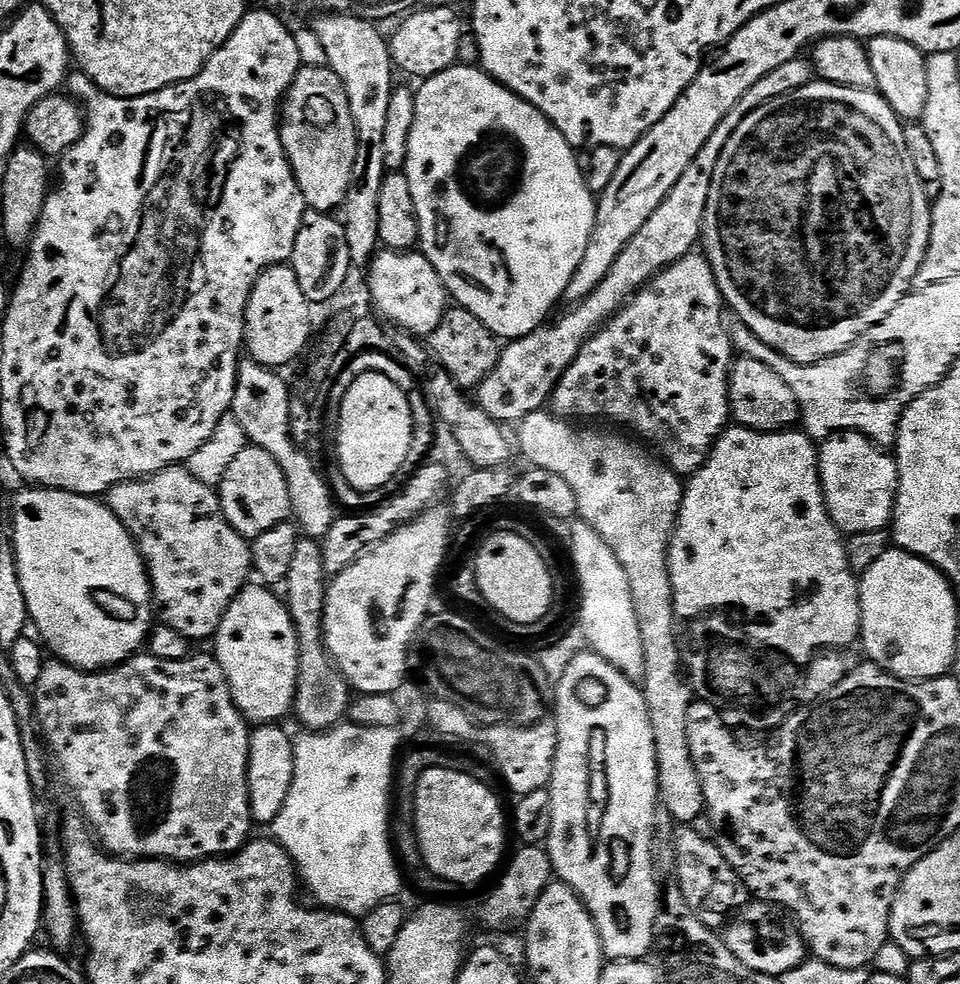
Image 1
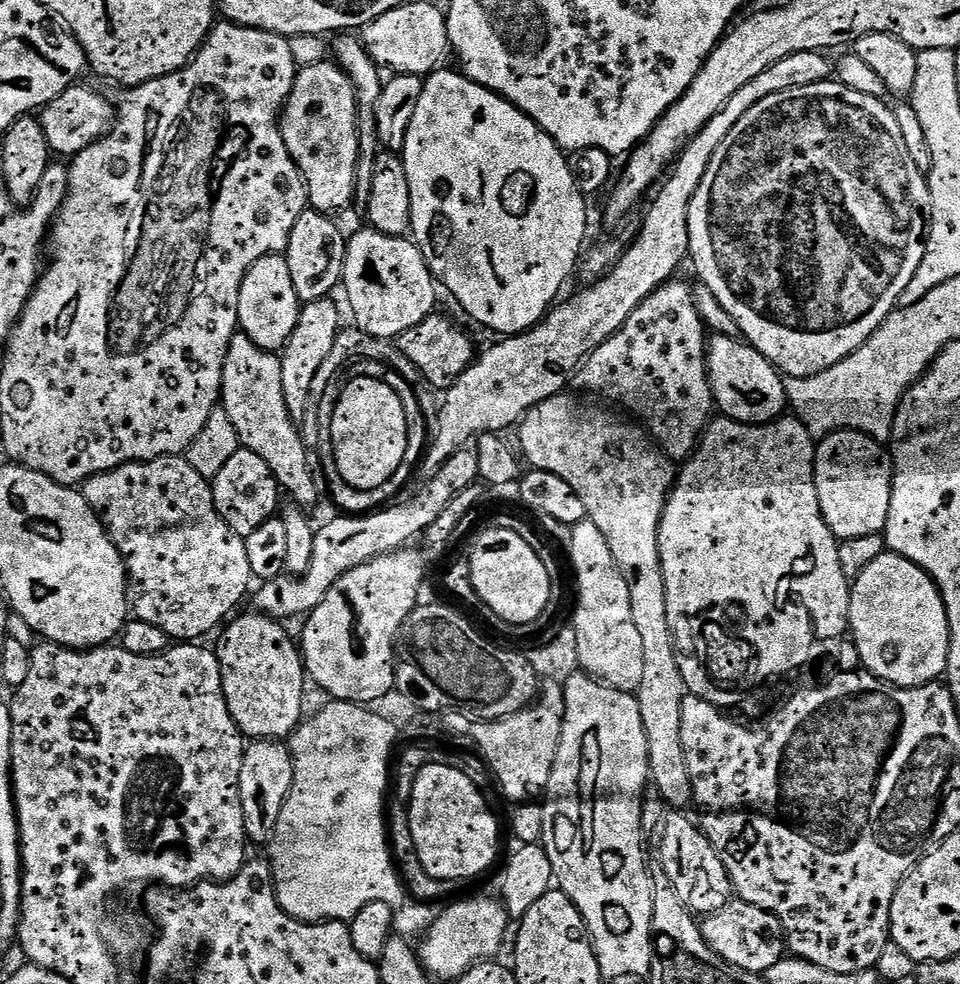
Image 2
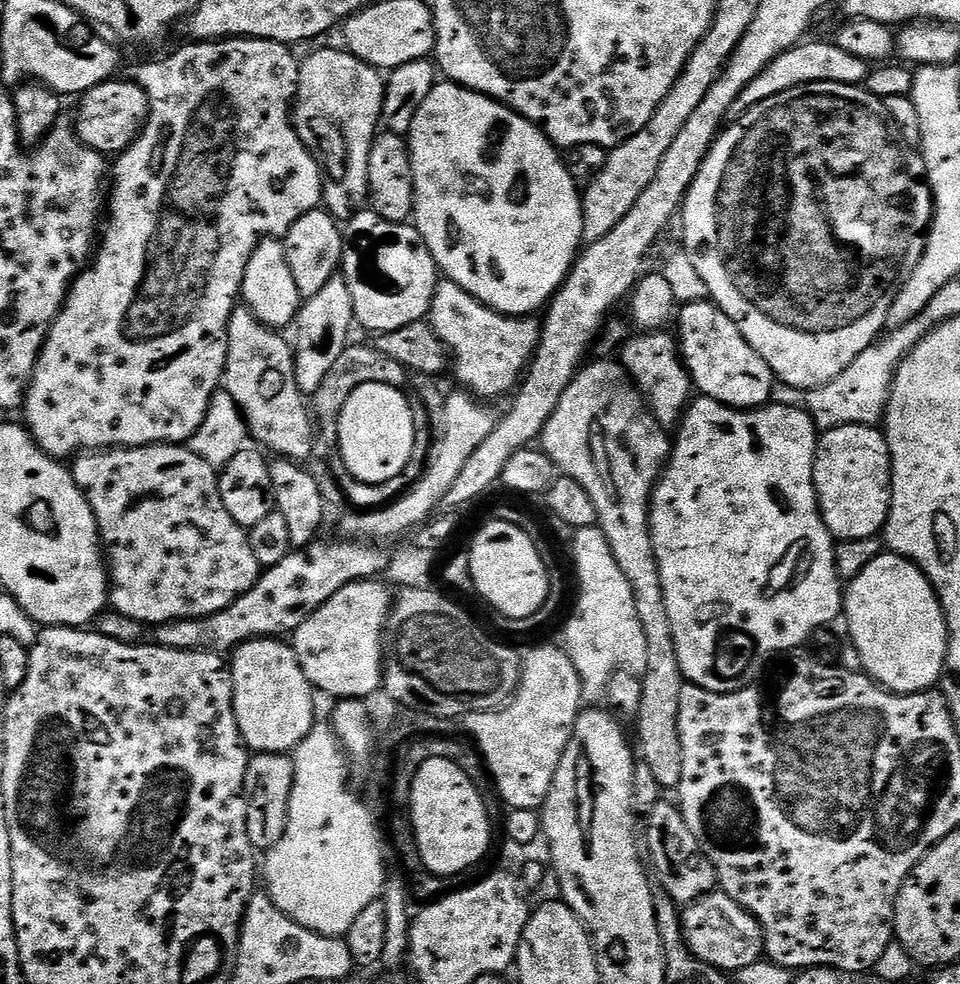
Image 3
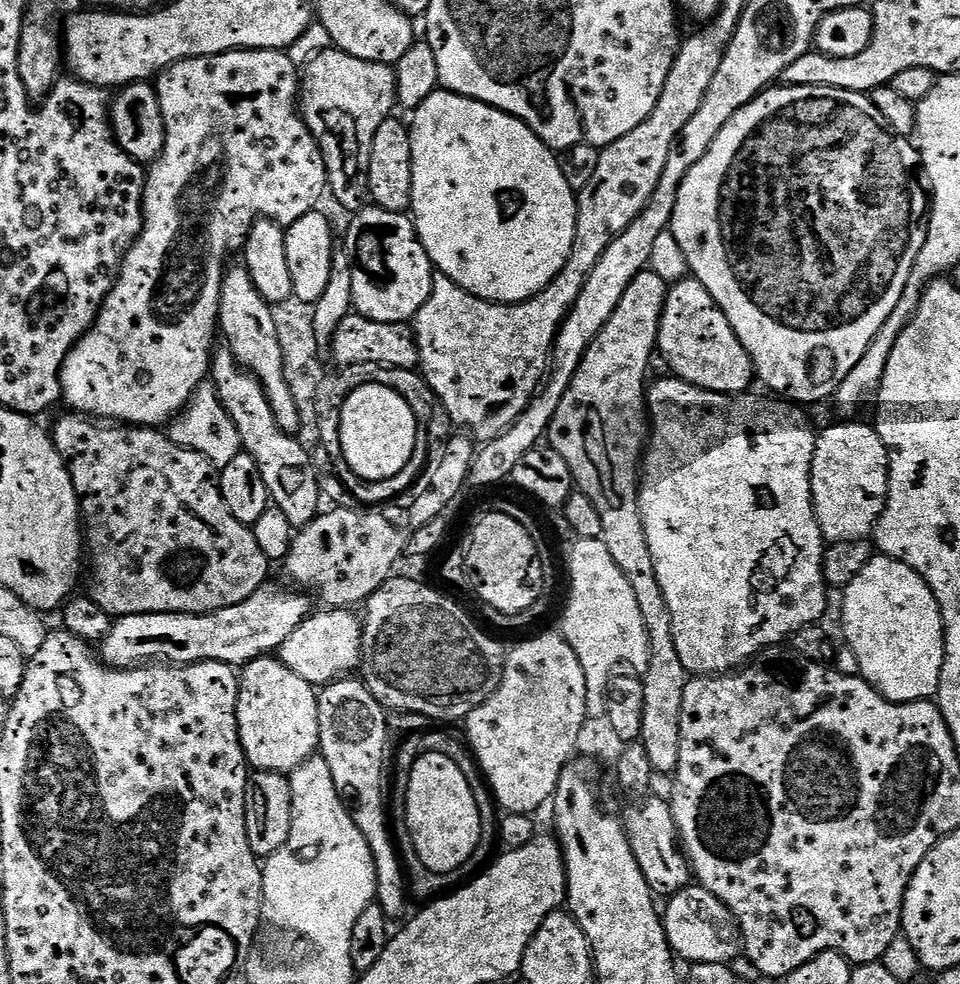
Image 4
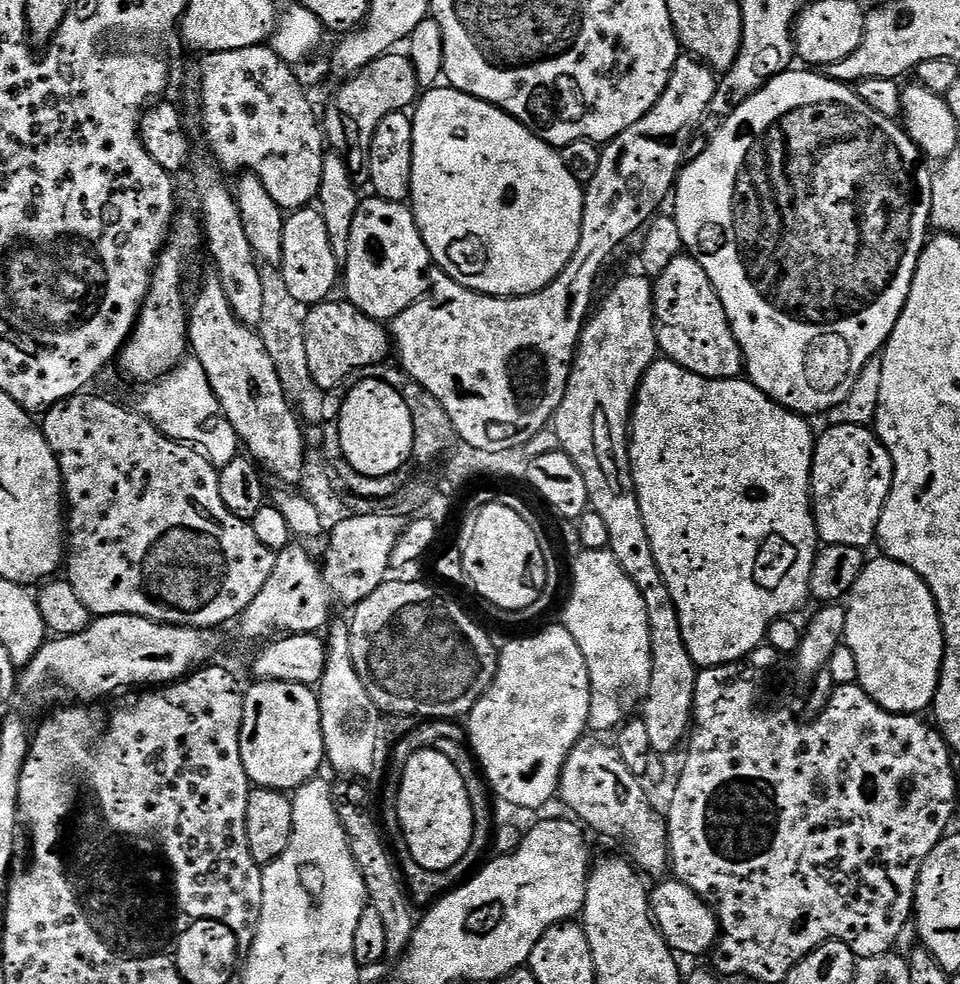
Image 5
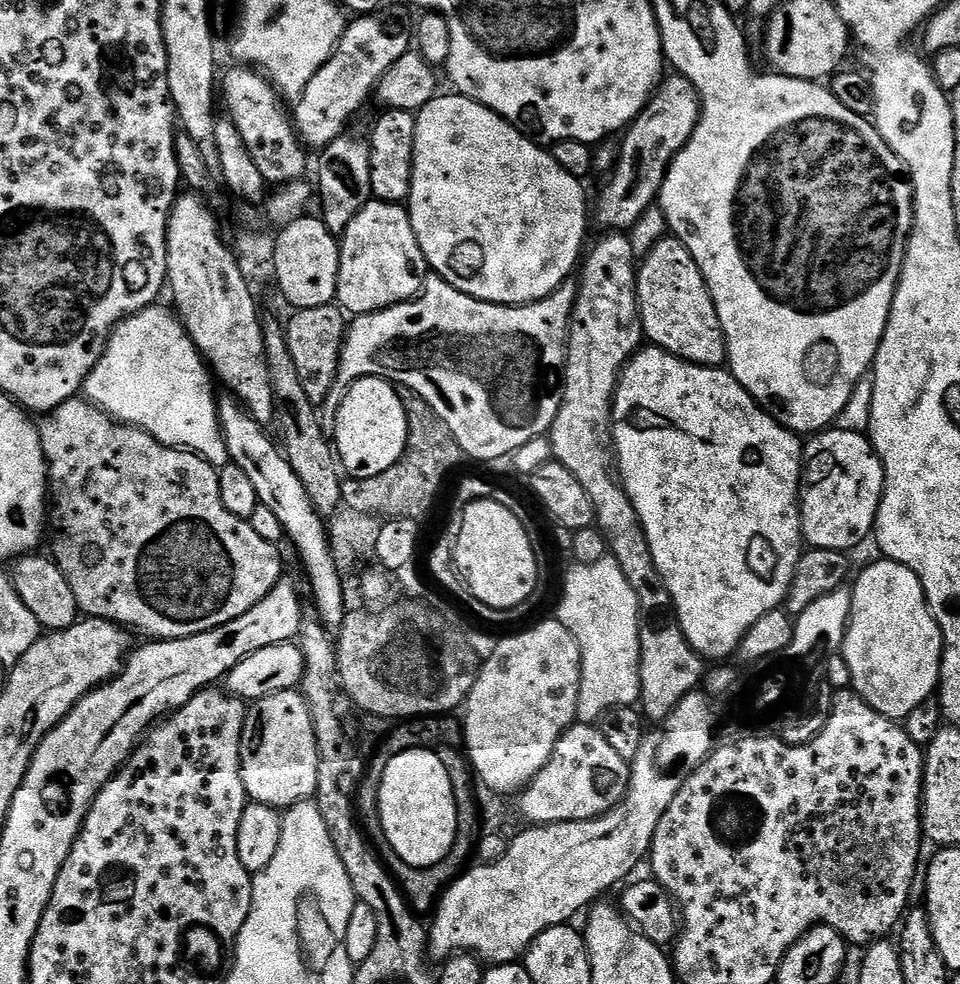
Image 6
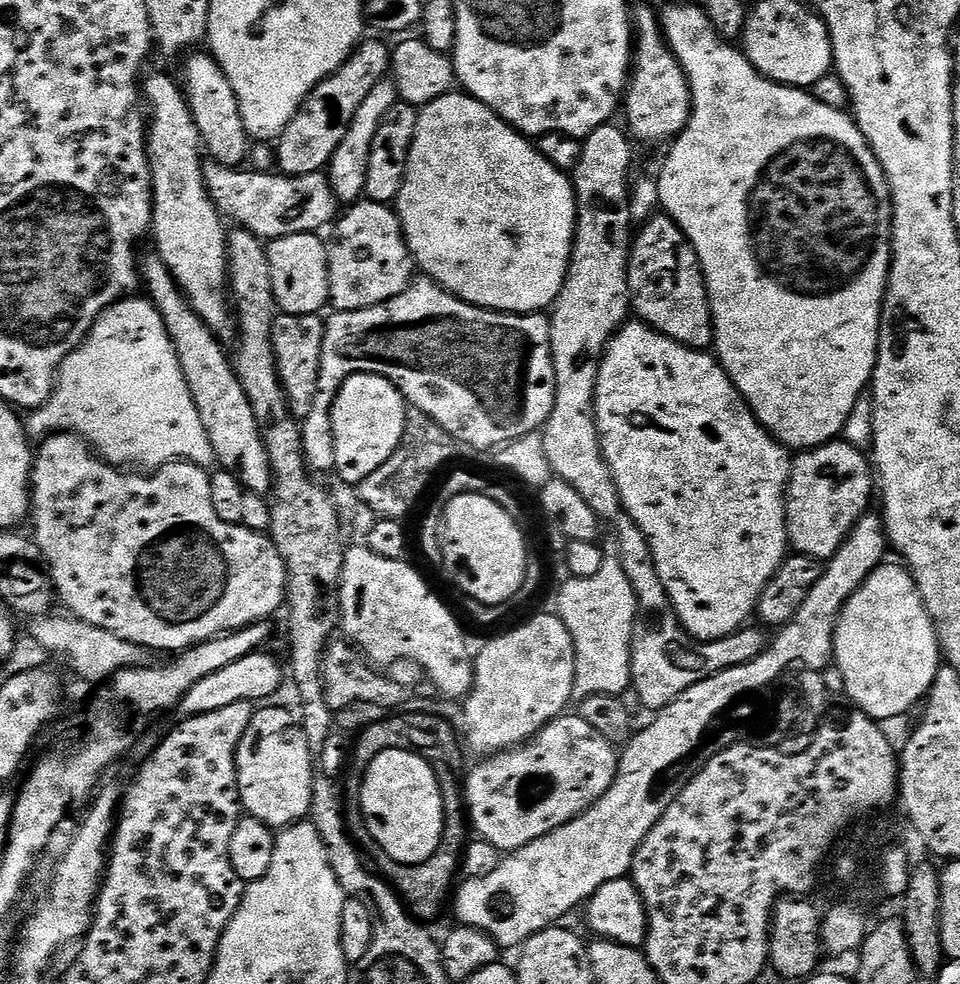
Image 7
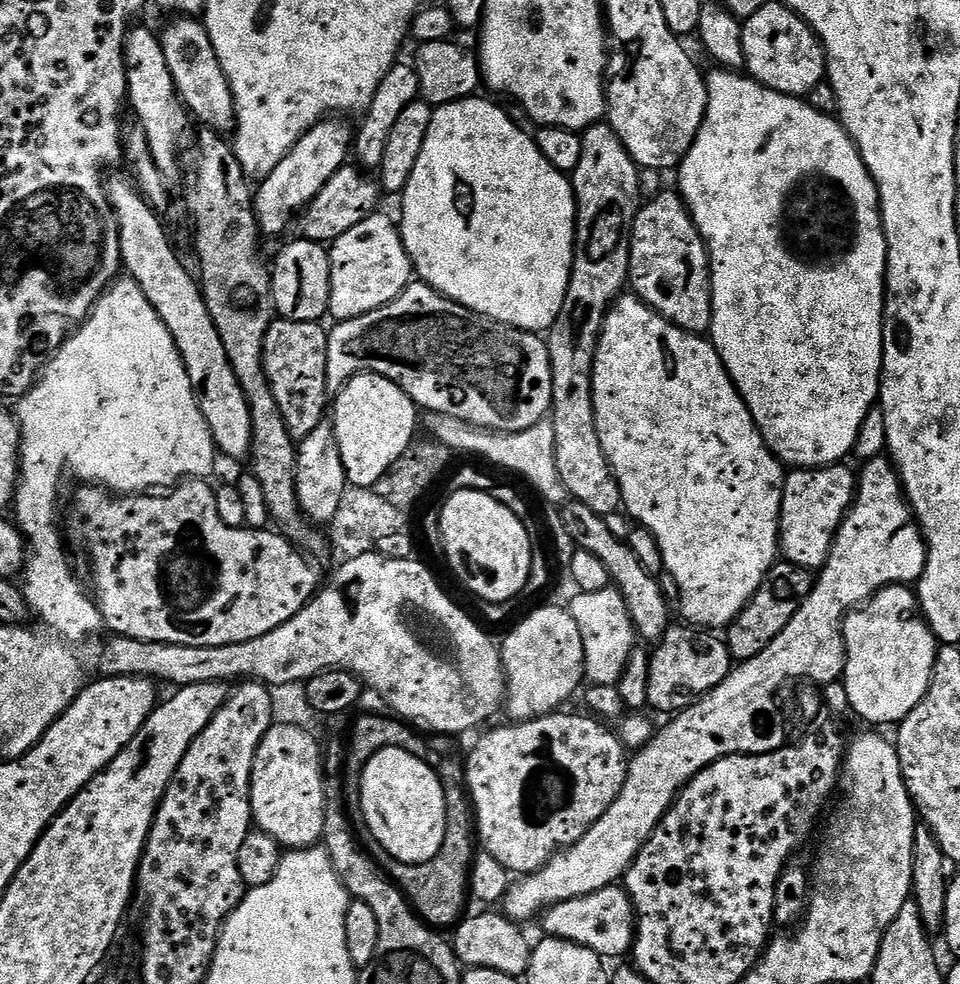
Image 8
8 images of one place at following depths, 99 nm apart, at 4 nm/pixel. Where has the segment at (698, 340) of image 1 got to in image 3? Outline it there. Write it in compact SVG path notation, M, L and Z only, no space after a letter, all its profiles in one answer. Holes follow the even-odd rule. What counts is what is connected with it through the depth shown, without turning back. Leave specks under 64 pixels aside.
M668 330L636 334L633 340L632 337L625 339L618 360L656 421L662 426L675 425L694 396L692 379L680 359L677 337L673 333L671 336Z

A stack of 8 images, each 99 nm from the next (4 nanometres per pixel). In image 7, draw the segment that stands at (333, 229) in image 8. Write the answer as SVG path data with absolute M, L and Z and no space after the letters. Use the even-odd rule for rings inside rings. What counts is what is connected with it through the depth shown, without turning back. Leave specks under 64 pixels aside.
M208 158L204 160L204 184L221 217L232 219L233 225L244 227L258 239L271 242L290 234L320 234L328 223L331 225L337 219L338 201L324 172L305 176L271 176L273 173L268 170L244 171L227 168L225 164Z

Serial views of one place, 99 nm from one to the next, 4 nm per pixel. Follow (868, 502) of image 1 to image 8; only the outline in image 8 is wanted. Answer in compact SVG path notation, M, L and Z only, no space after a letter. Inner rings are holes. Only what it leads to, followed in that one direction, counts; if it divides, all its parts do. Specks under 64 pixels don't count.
M841 462L825 468L798 468L785 475L779 551L787 563L819 570L828 561L836 531L840 529L840 523L848 515L852 501L856 498L858 476L848 466Z

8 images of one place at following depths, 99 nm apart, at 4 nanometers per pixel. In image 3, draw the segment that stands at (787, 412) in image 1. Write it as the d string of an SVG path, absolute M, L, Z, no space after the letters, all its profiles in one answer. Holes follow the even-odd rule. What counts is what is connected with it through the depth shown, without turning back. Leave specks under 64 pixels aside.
M699 300L693 304L685 304L679 309L680 332L678 331L678 347L680 359L684 361L684 369L688 371L688 376L692 379L693 389L701 396L708 396L711 400L722 402L728 408L738 408L747 410L749 408L762 408L773 399L772 387L777 387L778 381L773 376L770 366L746 342L742 330L733 320L725 314L721 308L717 308L715 303L708 300Z

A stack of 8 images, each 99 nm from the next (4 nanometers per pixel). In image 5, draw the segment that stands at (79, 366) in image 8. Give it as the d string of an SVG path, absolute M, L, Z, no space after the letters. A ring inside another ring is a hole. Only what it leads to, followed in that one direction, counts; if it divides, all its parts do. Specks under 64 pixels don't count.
M188 358L180 367L168 373L163 380L151 385L138 404L139 411L147 416L152 425L171 440L195 446L203 452L217 469L226 467L241 451L242 445L236 436L234 426L226 418L206 370L195 358Z

